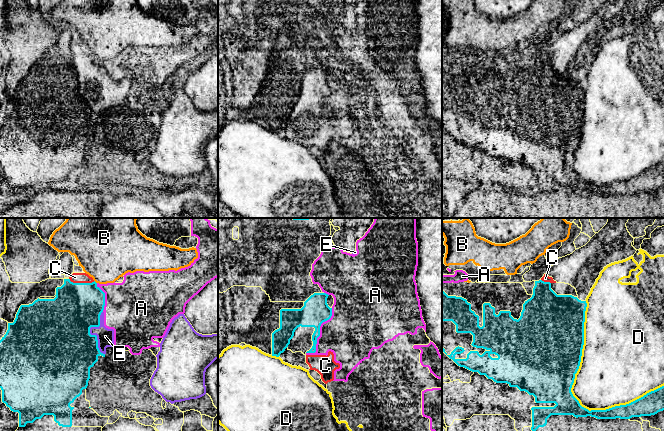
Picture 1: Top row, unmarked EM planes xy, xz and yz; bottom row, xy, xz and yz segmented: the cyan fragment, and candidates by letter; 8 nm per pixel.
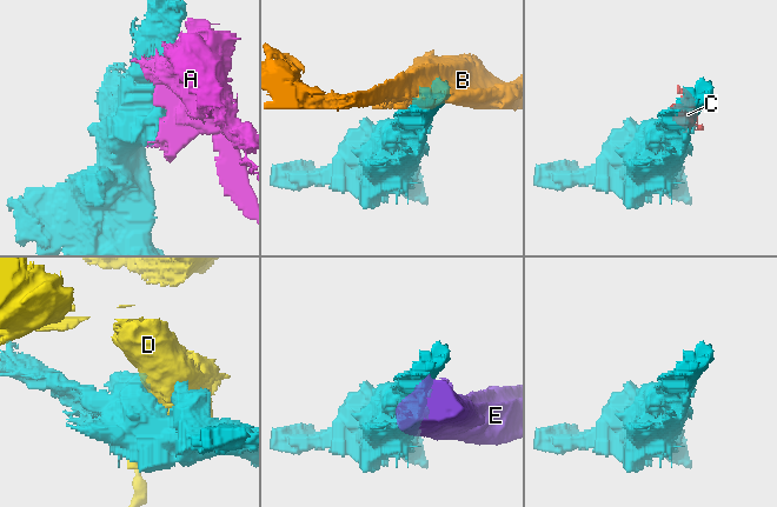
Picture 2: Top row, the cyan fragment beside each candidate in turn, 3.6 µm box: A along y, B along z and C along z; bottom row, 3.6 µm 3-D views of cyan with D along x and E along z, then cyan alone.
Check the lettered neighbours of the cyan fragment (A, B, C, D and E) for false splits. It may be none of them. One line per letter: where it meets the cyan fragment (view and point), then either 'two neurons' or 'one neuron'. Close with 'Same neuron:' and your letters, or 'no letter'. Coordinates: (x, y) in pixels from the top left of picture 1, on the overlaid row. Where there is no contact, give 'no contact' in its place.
A: meets cyan in xz at (319, 333); two neurons
B: meets cyan in xy at (95, 282); two neurons
C: meets cyan in xy at (81, 283); two neurons
D: meets cyan in yz at (572, 394); two neurons
E: meets cyan in xy at (89, 332); two neurons
Same neuron: no letter

